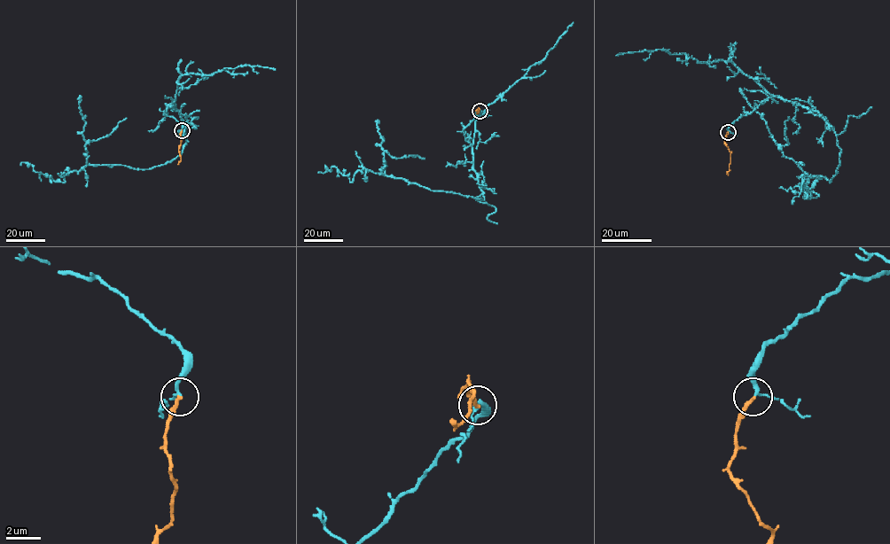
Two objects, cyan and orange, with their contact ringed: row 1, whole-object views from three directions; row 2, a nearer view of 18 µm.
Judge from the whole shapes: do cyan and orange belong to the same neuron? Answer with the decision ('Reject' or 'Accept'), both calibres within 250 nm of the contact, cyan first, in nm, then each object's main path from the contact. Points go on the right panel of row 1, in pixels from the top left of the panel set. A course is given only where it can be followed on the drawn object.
Accept. Thickness 160 nm (cyan) against 220 nm. Course of cyan: (728, 132), (770, 97), (816, 111), (839, 164), (830, 182), (804, 183), (815, 198), (807, 176). Course of orange: (728, 132), (724, 143), (730, 152), (728, 174)

